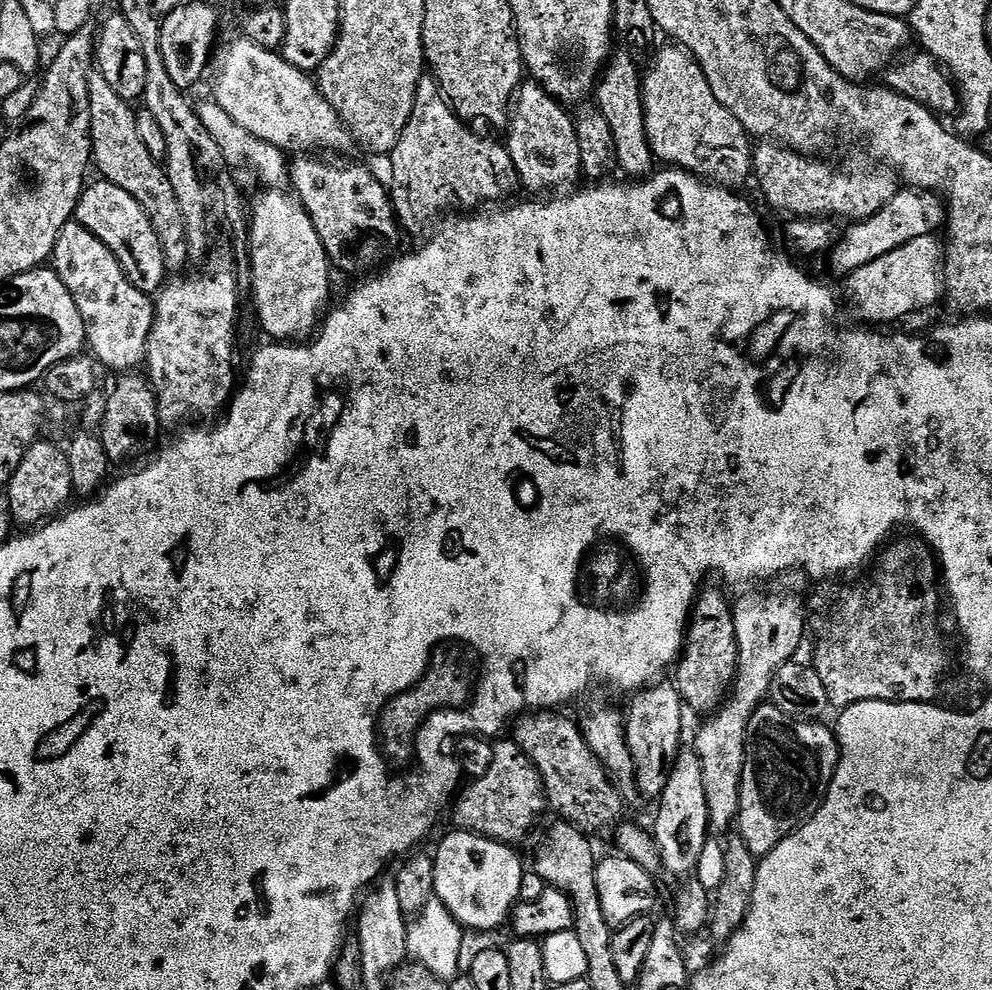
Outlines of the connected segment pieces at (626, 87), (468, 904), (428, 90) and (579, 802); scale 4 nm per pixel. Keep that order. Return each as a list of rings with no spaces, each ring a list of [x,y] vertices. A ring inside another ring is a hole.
[[[617,55],[607,65],[602,79],[598,84],[598,107],[613,132],[615,163],[625,172],[628,178],[644,178],[653,171],[654,157],[648,145],[647,128],[644,125],[644,108],[641,98],[642,72],[632,65],[628,56]],[[616,60],[616,61],[615,61]],[[653,164],[653,165],[652,165]]]
[[[452,830],[434,852],[435,899],[444,904],[463,929],[494,930],[507,923],[519,901],[521,880],[526,871],[512,852],[515,851],[505,844],[467,830]]]
[[[425,74],[420,77],[418,86],[416,87],[416,101],[414,102],[414,110],[410,114],[410,118],[406,122],[406,126],[402,130],[402,134],[398,138],[398,142],[394,146],[394,150],[390,153],[392,160],[392,184],[390,183],[391,205],[395,209],[395,218],[405,229],[412,228],[415,224],[420,224],[423,220],[432,220],[435,216],[440,216],[443,212],[452,212],[455,208],[464,208],[460,210],[476,210],[481,207],[483,200],[492,200],[488,202],[504,202],[508,195],[515,188],[518,188],[517,181],[514,179],[513,173],[509,171],[512,168],[512,159],[508,153],[507,147],[503,143],[495,144],[492,140],[483,140],[476,132],[471,132],[469,125],[461,120],[455,112],[449,108],[448,103],[444,100],[444,96],[440,92],[440,83],[437,82],[435,76]]]
[[[537,710],[521,715],[511,729],[511,739],[540,771],[547,803],[551,811],[553,808],[560,815],[557,817],[575,824],[585,834],[600,832],[603,828],[615,829],[622,820],[624,800],[612,785],[614,780],[608,769],[584,740],[581,725],[560,714],[556,710]]]

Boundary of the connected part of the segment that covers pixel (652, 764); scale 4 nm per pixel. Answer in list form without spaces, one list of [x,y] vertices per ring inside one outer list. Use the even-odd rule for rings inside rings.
[[[659,681],[633,695],[625,719],[625,740],[632,760],[633,777],[639,790],[646,796],[658,798],[664,792],[669,774],[676,763],[682,745],[682,728],[686,708],[675,685]]]

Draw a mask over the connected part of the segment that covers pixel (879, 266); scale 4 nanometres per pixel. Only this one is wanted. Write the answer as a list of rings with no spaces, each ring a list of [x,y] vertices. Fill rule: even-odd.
[[[935,235],[914,238],[914,242],[906,242],[906,246],[898,246],[898,250],[882,254],[882,258],[870,262],[870,266],[862,266],[862,270],[847,277],[848,300],[860,319],[857,321],[872,326],[888,324],[891,320],[900,320],[911,312],[930,307],[939,296],[941,299],[942,244],[936,239]]]

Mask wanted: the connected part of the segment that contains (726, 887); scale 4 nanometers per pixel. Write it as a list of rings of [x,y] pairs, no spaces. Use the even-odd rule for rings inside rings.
[[[738,834],[733,835],[733,840],[725,843],[725,876],[721,886],[714,892],[714,899],[710,904],[710,915],[706,920],[706,933],[708,938],[696,940],[692,945],[687,945],[686,963],[689,969],[699,970],[707,968],[710,961],[723,949],[729,938],[742,926],[746,914],[750,910],[750,902],[754,894],[754,882],[756,881],[757,857],[744,844],[744,840]]]

